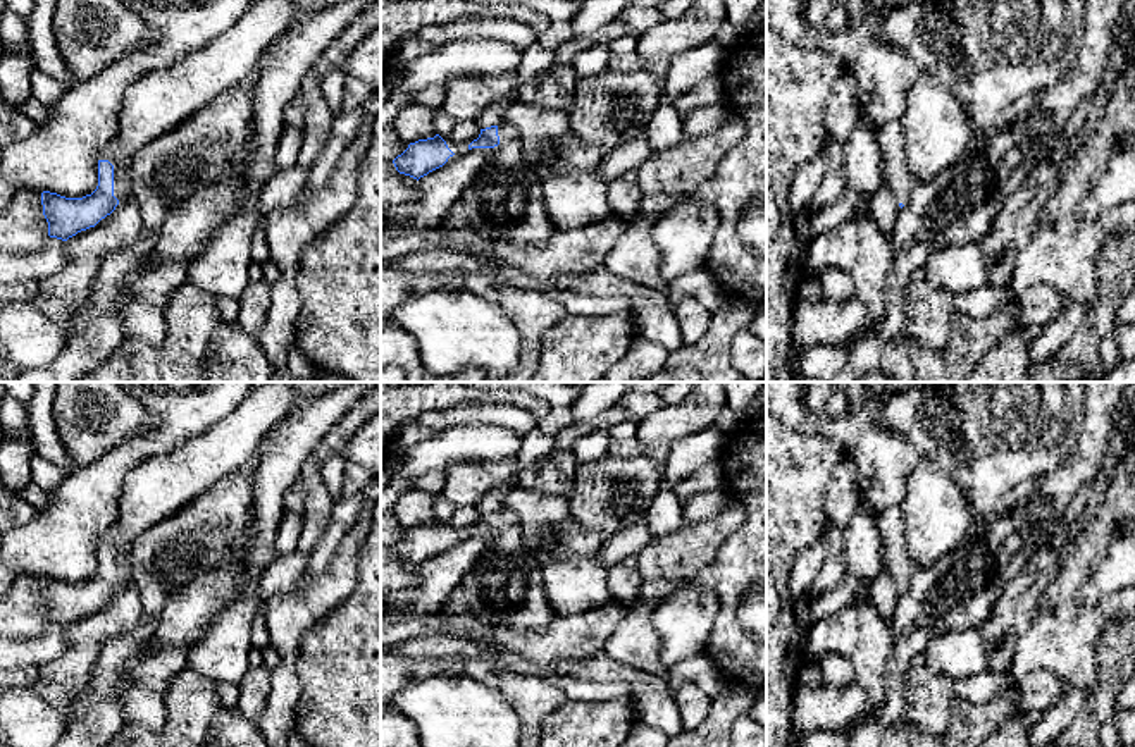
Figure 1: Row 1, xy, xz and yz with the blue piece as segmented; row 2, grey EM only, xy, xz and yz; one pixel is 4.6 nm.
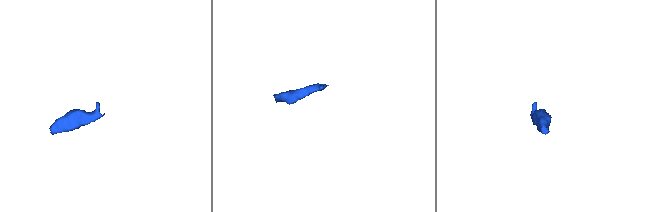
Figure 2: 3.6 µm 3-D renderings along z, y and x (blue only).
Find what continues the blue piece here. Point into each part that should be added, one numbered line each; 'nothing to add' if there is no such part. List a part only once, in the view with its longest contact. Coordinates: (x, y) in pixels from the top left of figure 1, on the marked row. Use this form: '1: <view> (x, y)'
1: xy (123, 186)

